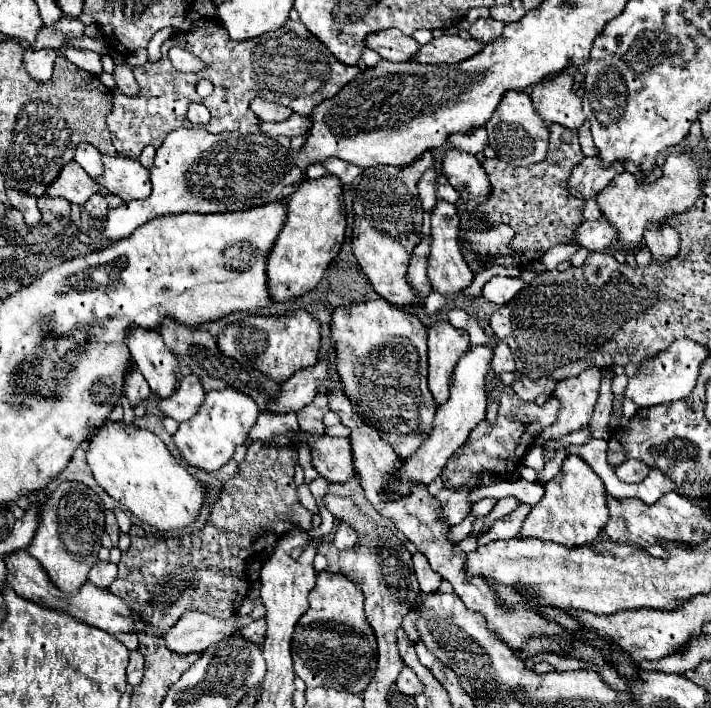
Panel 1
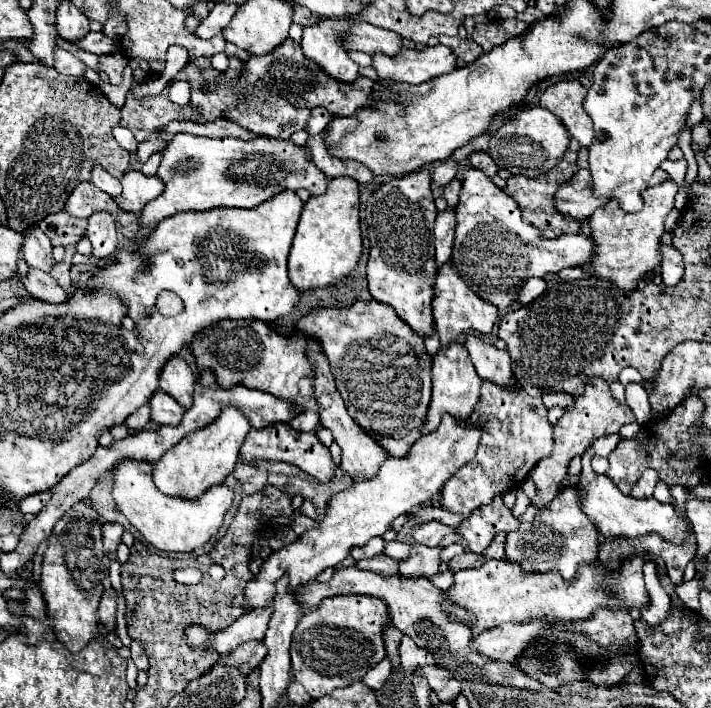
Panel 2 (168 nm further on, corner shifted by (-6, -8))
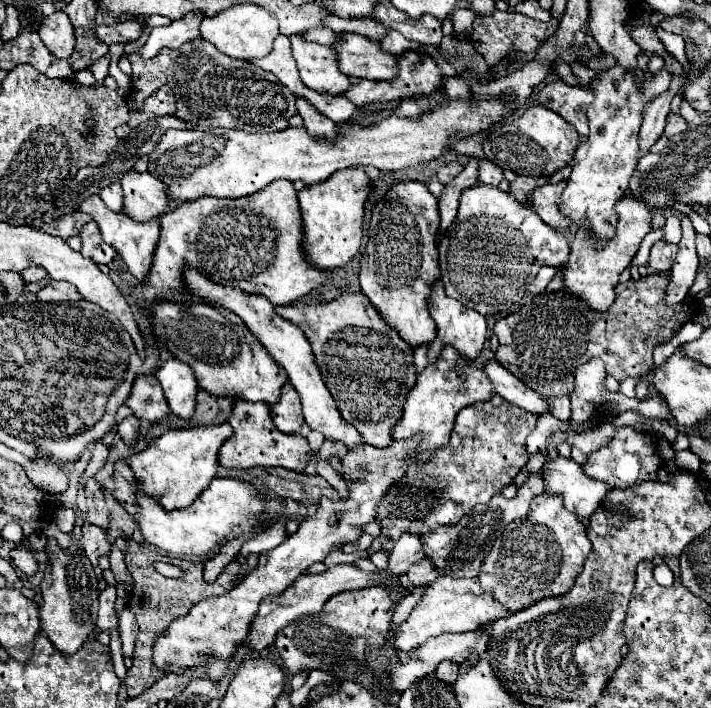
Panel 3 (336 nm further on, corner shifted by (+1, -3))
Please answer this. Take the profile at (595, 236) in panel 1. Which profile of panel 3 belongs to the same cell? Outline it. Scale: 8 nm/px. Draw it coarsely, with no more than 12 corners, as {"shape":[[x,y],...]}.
{"shape":[[462,191],[438,251],[448,297],[520,303],[570,243],[510,193]]}

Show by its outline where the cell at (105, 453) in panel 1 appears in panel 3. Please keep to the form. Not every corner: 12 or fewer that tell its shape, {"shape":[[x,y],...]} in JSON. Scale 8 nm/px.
{"shape":[[214,477],[166,511],[132,479],[134,521],[162,553],[208,555],[266,509],[240,479]]}

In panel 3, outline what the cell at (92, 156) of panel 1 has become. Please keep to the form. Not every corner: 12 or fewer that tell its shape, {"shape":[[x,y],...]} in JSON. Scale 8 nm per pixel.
{"shape":[[112,183],[100,191],[108,209],[122,211],[122,187]]}

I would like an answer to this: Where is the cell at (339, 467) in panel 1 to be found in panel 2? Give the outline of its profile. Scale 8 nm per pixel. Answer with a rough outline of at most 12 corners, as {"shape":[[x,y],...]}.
{"shape":[[277,422],[251,430],[239,460],[287,462],[329,482],[331,454],[315,434]]}

